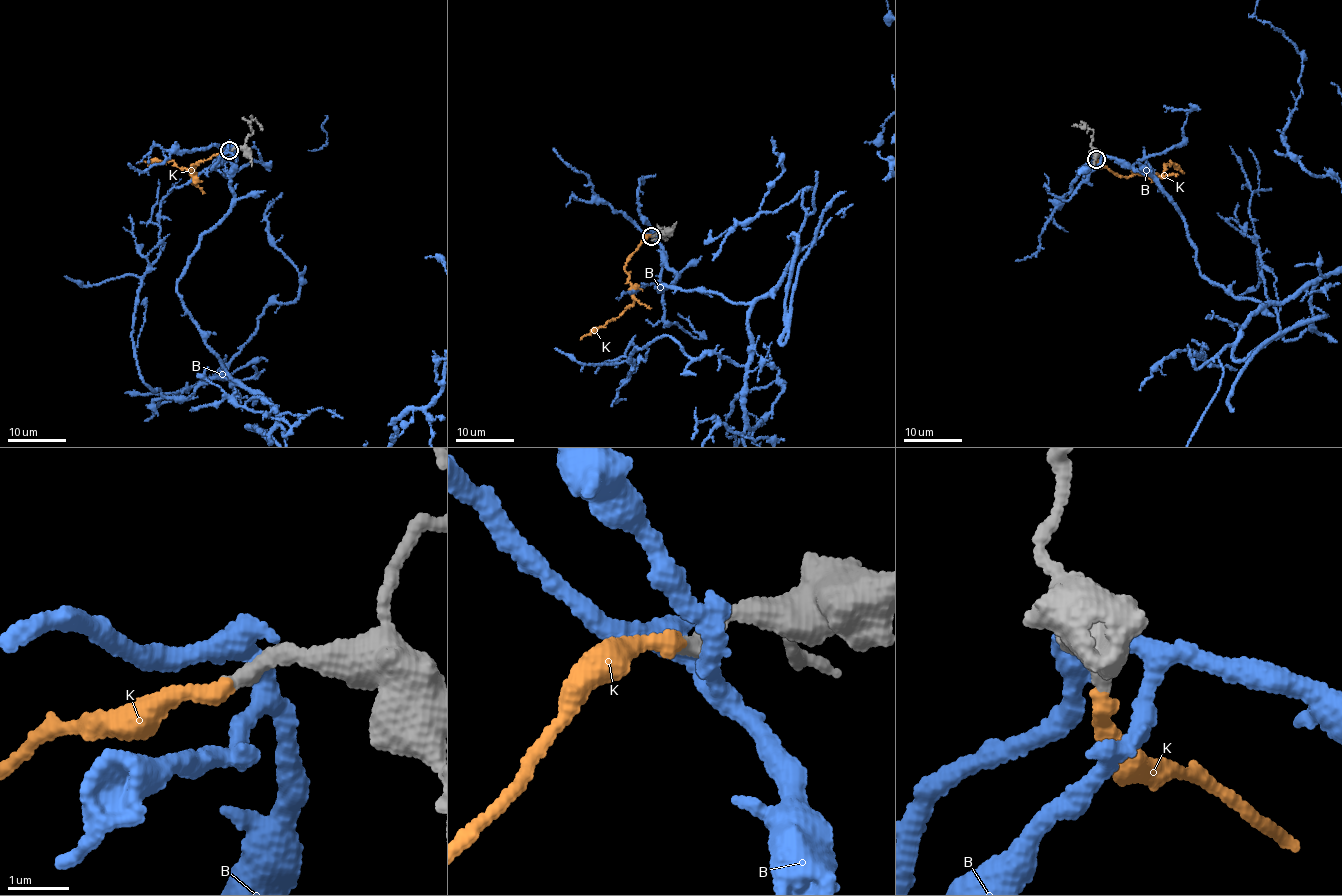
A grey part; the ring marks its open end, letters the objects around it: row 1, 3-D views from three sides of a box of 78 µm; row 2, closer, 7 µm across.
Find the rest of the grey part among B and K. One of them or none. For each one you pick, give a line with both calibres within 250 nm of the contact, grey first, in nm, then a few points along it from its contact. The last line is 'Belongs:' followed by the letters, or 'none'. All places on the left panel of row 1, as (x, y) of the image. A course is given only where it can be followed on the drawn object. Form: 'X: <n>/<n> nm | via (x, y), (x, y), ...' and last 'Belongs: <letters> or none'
Belongs: none

